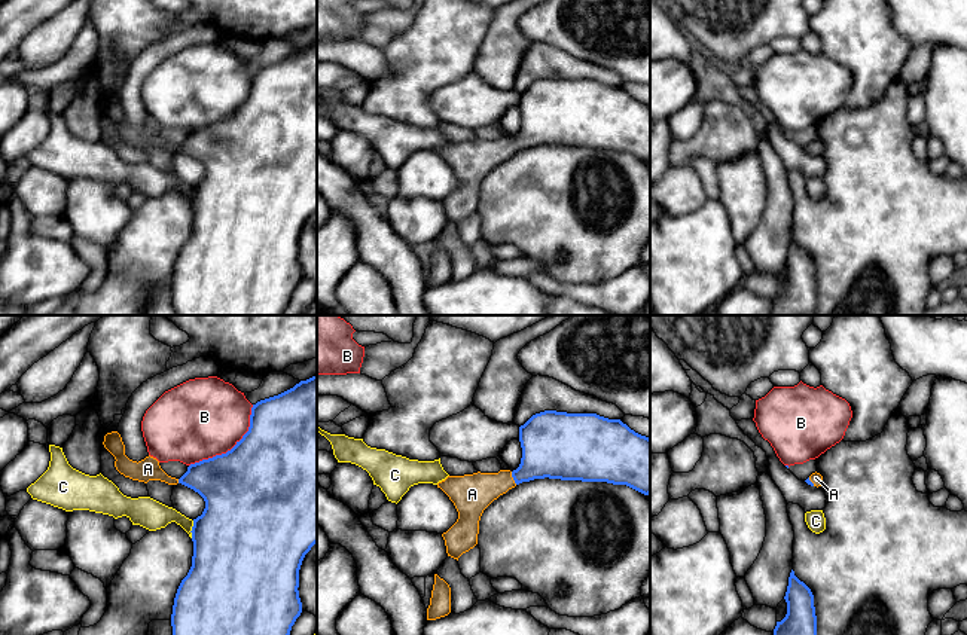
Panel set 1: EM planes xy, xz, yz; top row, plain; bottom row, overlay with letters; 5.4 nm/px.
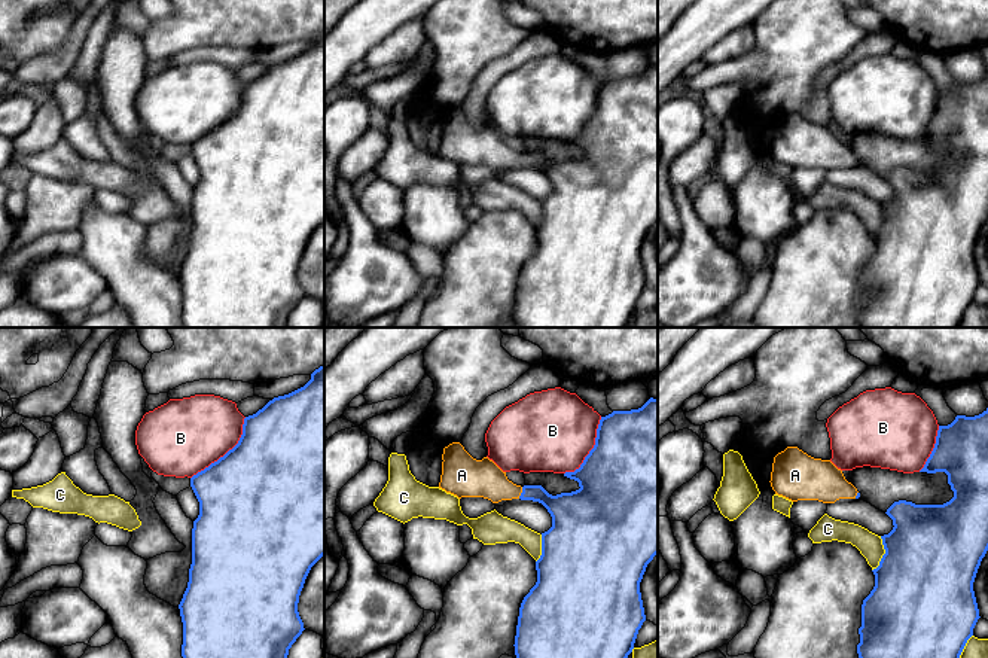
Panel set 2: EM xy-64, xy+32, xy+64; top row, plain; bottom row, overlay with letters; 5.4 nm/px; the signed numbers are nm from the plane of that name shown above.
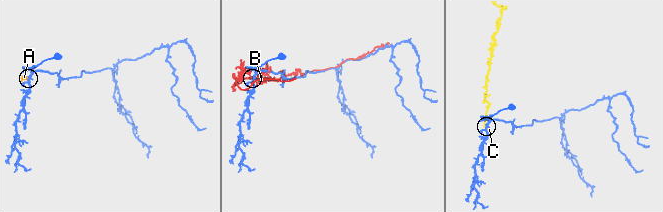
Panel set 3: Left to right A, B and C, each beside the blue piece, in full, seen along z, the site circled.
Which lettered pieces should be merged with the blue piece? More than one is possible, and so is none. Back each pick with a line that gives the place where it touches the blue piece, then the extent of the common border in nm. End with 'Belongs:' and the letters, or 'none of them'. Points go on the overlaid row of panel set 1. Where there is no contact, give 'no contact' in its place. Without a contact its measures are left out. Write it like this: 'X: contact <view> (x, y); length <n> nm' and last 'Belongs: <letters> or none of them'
A: contact xz (512, 476); length 80 nm
Belongs: A

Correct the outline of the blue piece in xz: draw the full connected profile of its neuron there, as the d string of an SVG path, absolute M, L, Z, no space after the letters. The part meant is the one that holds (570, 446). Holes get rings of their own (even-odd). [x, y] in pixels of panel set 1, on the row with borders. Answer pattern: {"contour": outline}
{"contour": "M544 410L533 415L519 427L522 448L516 470L498 473L473 473L448 476L437 483L454 503L458 519L442 534L448 556L458 558L478 544L479 520L484 510L500 495L522 482L534 479L561 479L582 482L607 482L626 485L644 495L650 494L650 439L631 430L620 419L608 419L597 413L567 413Z"}

